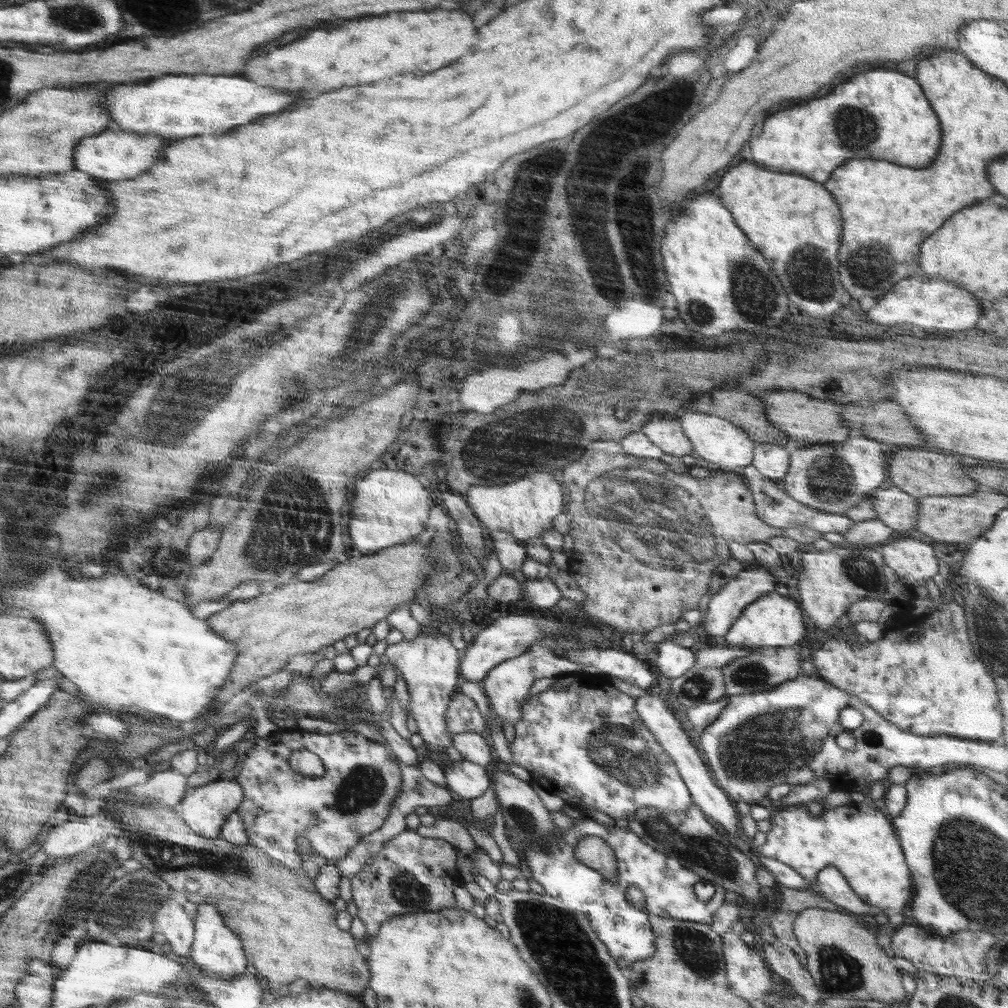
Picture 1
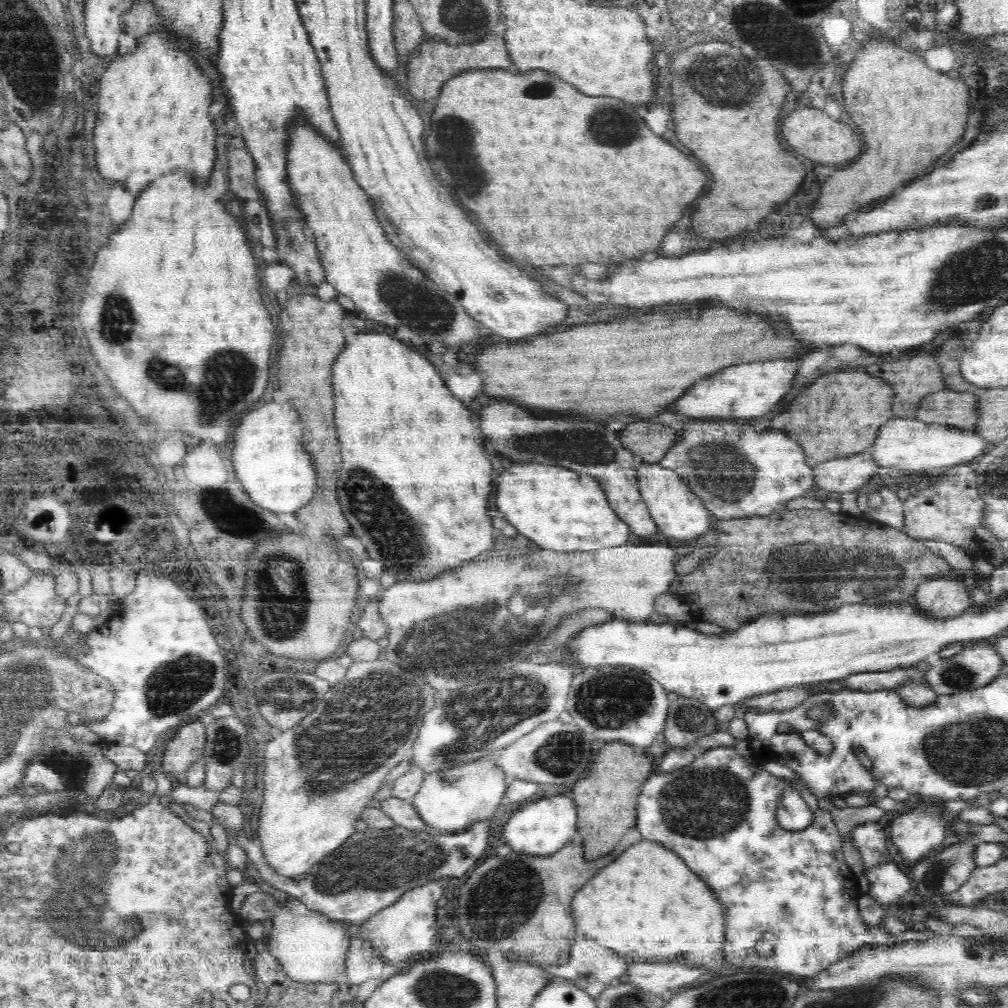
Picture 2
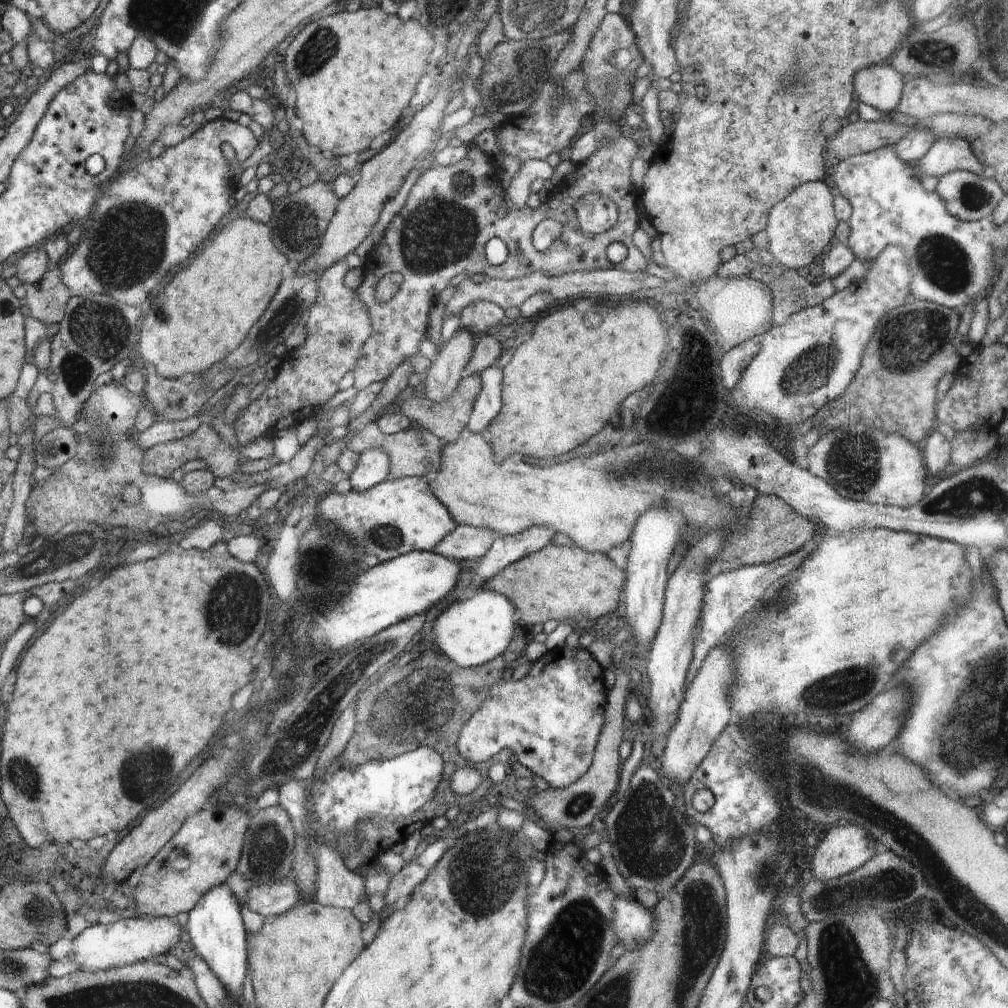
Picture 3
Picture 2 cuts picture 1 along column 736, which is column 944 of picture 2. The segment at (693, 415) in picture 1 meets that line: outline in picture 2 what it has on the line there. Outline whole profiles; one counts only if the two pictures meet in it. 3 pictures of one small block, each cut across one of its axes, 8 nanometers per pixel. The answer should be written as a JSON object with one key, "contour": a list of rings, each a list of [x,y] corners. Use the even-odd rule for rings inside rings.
{"contour":[[[894,418],[880,428],[878,436],[868,447],[866,454],[880,467],[894,469],[896,472],[923,471],[939,474],[954,465],[970,463],[976,456],[983,455],[990,448],[974,430],[962,430],[942,424],[926,424],[917,418]]]}

